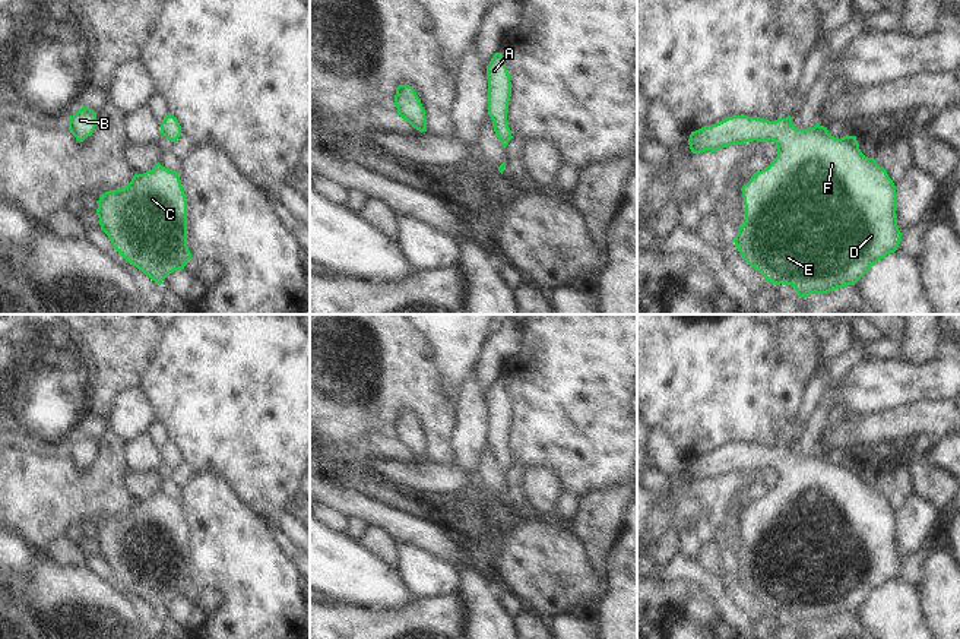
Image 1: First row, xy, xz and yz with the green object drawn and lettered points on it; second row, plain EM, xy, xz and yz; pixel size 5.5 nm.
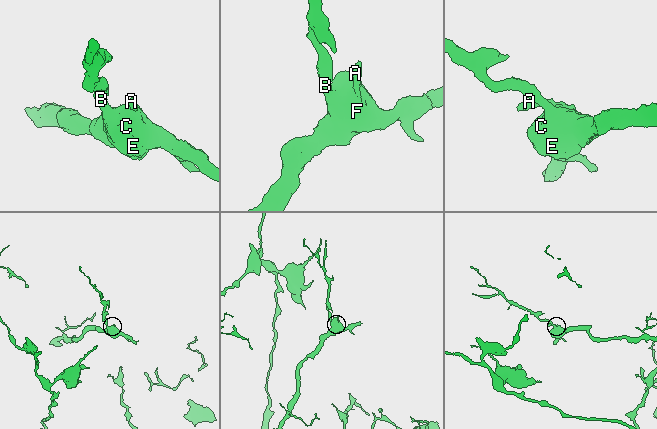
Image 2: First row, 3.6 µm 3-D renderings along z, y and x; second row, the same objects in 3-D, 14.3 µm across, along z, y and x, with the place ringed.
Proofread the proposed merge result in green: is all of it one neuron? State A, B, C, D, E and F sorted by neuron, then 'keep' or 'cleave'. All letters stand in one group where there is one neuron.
A B C D E F; keep

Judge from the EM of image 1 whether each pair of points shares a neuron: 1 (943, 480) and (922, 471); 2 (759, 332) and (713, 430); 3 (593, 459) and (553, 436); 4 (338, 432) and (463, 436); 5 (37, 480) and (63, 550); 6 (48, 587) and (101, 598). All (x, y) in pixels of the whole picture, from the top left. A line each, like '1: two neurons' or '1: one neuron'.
1: one neuron
2: one neuron
3: one neuron
4: two neurons
5: two neurons
6: one neuron

